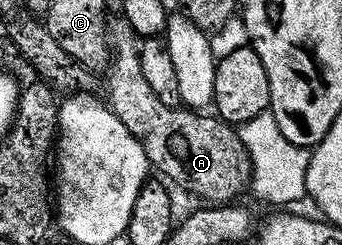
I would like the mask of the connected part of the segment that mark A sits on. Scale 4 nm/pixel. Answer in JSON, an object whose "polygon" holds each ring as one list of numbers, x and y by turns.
{"polygon":[[114,16,114,20,112,17,107,24,111,59,104,73,106,92,103,96,109,109,119,122,123,122,123,126,127,126,127,130,131,130,143,148,143,154,147,154,150,165,156,171,158,168,166,181,174,180,179,187,202,196,205,199,202,201,213,206,236,201,240,197,237,195,250,187,253,174,240,131,216,114,205,116,209,114,159,99,139,67,139,37,133,33,124,16]]}

